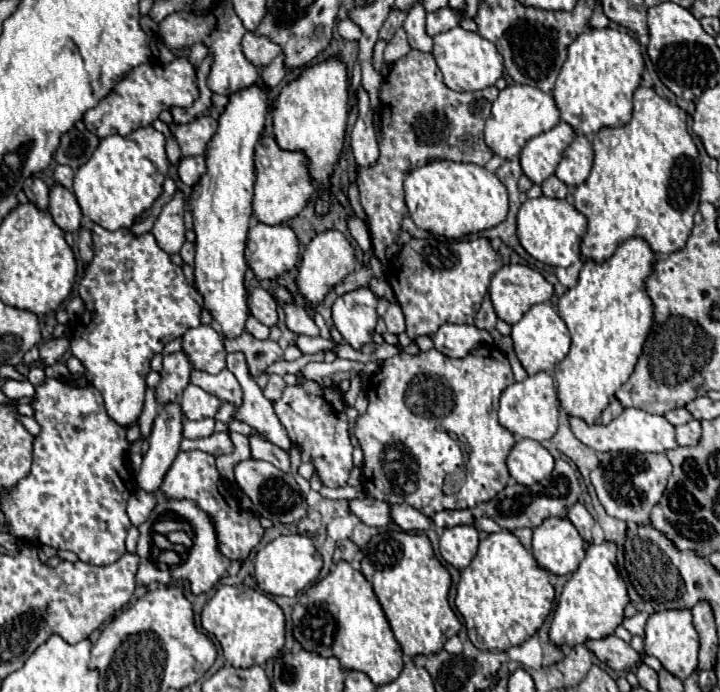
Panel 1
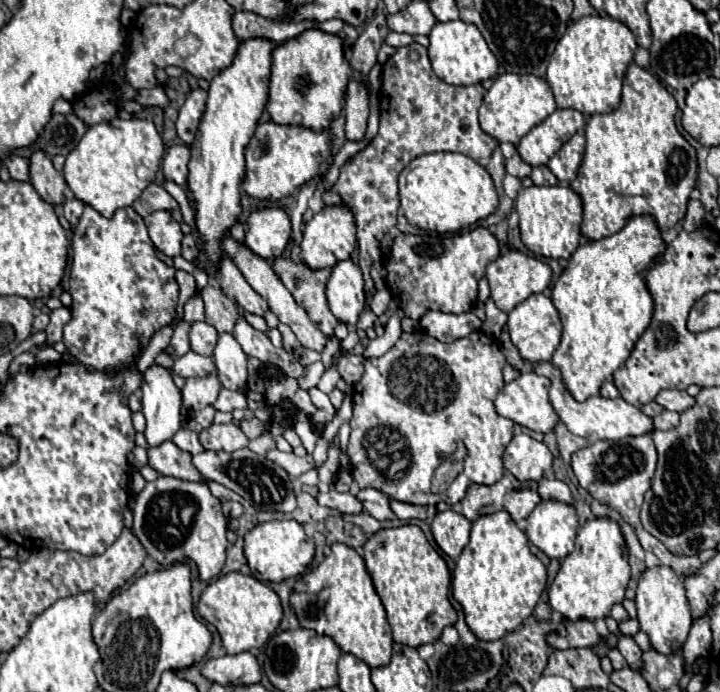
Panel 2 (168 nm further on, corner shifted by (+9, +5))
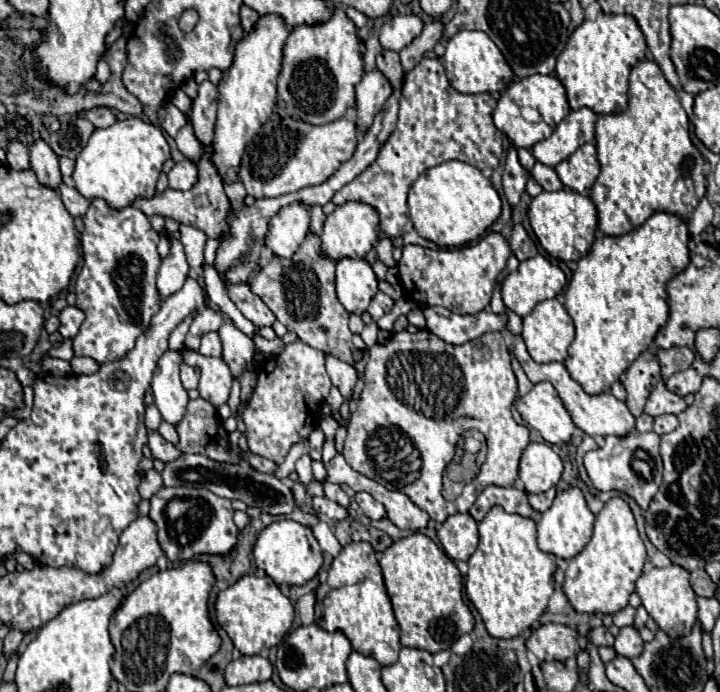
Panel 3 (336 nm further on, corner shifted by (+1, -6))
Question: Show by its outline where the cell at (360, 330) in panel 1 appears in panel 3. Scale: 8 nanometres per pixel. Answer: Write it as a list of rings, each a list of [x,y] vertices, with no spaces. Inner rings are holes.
[[[365,259],[337,261],[337,297],[347,313],[363,315],[377,293],[377,277]]]

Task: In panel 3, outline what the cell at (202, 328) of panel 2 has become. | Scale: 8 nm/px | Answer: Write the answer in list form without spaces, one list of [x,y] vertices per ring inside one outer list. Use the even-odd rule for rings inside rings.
[[[217,333],[203,335],[199,353],[207,355],[207,357],[221,357],[221,339],[219,339],[219,335]]]

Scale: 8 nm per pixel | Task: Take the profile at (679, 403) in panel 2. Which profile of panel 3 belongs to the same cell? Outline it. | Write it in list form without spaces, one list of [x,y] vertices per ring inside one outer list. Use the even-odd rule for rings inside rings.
[[[663,383],[657,385],[657,389],[651,393],[651,397],[647,399],[647,405],[645,405],[645,413],[649,413],[651,417],[659,417],[663,413],[679,415],[685,409],[687,409],[685,399],[679,395],[673,395],[671,391],[665,391]]]

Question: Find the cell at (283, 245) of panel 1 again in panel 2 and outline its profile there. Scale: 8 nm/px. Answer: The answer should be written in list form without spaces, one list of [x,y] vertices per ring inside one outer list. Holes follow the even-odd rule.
[[[279,206],[261,208],[247,218],[245,232],[245,244],[261,258],[273,260],[283,254],[291,240],[291,218]]]

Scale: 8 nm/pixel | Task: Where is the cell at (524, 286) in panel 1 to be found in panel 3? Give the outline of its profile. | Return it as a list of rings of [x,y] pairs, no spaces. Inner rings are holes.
[[[537,255],[521,261],[517,271],[507,275],[501,287],[501,297],[509,311],[525,317],[537,303],[557,297],[565,283],[565,273],[543,255]]]

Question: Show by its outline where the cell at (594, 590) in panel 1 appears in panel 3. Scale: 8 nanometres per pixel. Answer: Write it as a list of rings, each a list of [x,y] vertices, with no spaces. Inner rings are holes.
[[[615,497],[595,517],[595,529],[585,549],[569,561],[563,581],[563,593],[577,613],[615,615],[629,605],[629,595],[645,567],[645,545],[637,533],[629,505]]]

